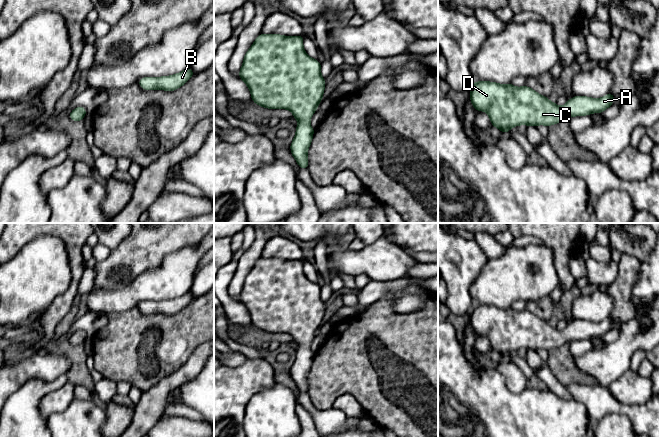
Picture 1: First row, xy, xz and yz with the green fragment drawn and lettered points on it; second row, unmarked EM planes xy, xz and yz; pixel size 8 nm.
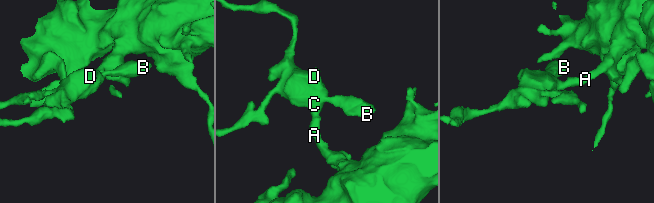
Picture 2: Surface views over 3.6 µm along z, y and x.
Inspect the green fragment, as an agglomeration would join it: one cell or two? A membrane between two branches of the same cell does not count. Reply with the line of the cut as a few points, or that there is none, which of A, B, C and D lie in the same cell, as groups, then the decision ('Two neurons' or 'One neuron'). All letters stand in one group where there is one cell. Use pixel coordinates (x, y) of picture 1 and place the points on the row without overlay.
No split. Groups: A B C D. One neuron

